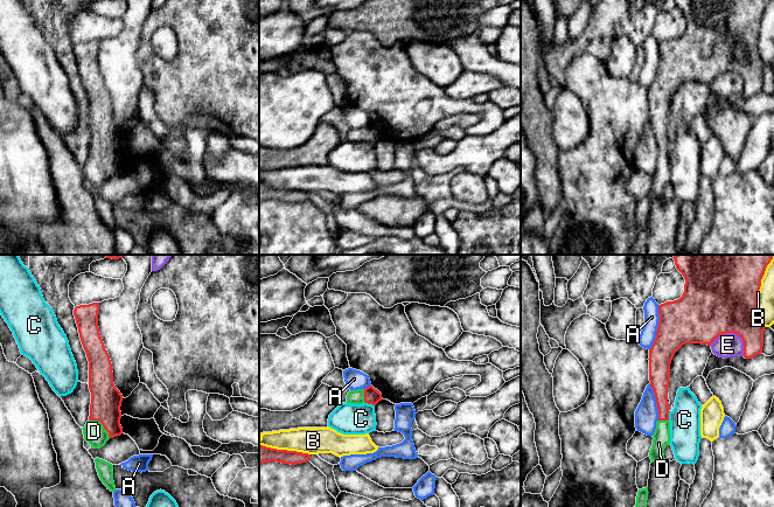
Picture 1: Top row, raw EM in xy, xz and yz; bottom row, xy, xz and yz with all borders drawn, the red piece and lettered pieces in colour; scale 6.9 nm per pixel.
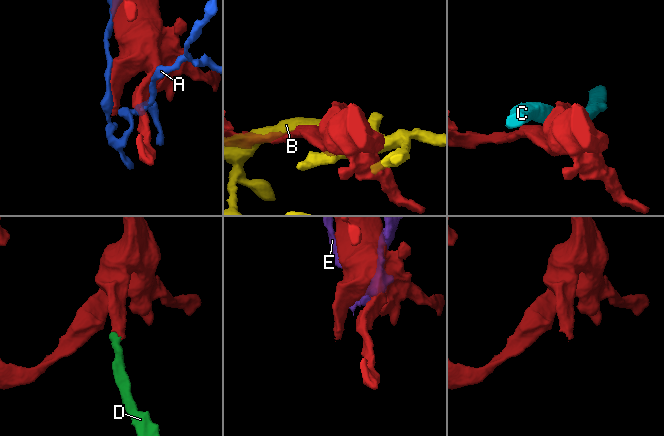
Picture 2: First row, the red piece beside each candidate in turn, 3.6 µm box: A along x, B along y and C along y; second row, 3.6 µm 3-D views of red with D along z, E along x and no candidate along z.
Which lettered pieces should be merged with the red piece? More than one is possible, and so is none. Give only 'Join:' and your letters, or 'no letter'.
Join: D

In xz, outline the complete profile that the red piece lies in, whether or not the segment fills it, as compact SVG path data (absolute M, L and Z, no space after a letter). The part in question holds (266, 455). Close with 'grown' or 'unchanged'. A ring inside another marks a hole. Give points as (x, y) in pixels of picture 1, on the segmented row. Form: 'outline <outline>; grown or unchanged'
outline M259 445L259 465L270 461L297 465L309 461L309 458L311 454L308 453L287 450L277 450Z; unchanged

